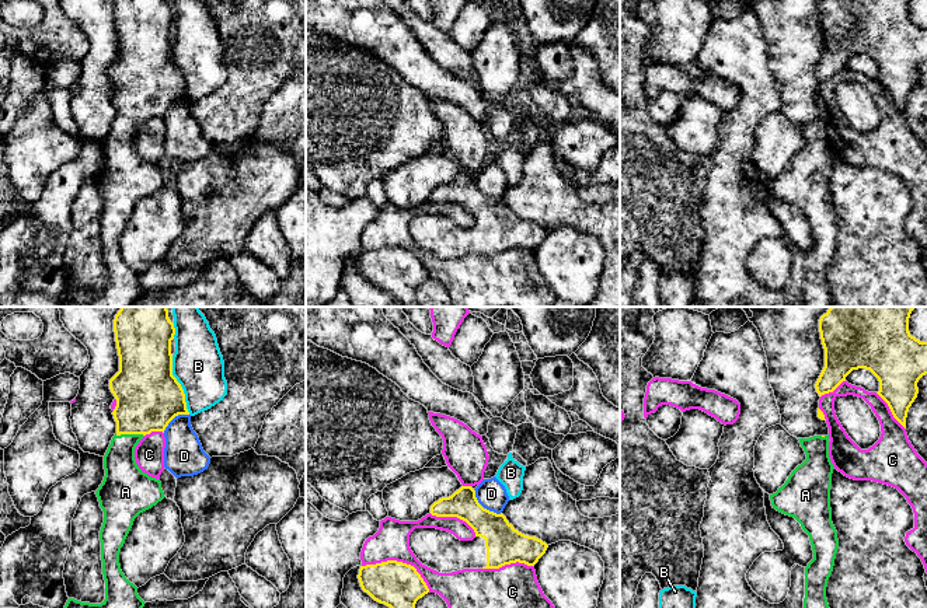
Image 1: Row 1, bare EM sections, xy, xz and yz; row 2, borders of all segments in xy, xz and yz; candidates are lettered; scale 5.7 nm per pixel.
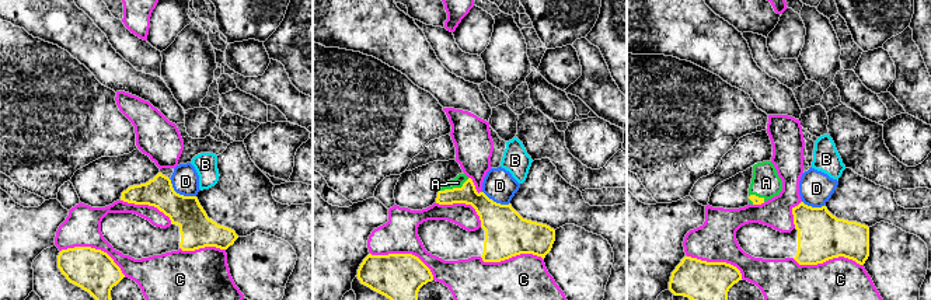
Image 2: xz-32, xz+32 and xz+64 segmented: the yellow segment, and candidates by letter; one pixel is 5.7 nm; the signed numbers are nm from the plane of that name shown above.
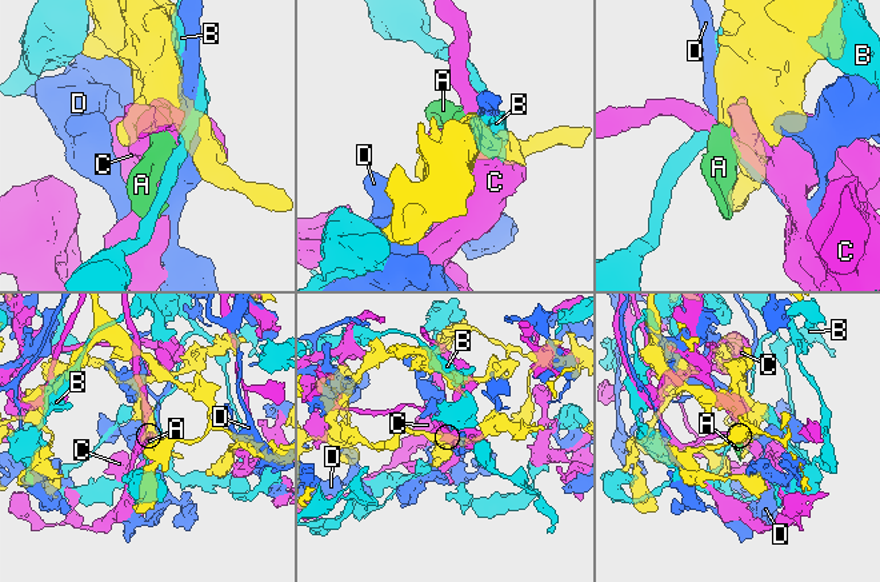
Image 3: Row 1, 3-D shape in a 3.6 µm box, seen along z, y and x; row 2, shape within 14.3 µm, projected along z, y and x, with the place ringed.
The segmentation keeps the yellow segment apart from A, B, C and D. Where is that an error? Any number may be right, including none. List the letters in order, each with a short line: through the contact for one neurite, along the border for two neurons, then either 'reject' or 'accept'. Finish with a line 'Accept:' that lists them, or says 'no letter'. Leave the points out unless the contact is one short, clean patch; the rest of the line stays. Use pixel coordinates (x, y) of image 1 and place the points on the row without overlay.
A: line xy (149, 83), (136, 100), (129, 119), (122, 130), (122, 161); accept
B: reject
C: reject
D: reject
Accept: A

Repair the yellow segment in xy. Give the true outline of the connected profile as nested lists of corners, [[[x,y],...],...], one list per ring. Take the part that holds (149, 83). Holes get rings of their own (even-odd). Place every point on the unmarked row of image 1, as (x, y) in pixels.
[[[116,0],[114,6],[119,57],[109,66],[116,85],[112,98],[116,119],[104,141],[105,163],[95,181],[104,198],[100,217],[105,286],[101,290],[69,284],[65,297],[76,307],[130,307],[144,293],[137,273],[121,256],[119,238],[135,205],[165,182],[160,165],[144,160],[136,150],[135,134],[151,118],[163,118],[178,101],[189,101],[181,70],[172,62],[171,27],[175,21],[168,0]]]

